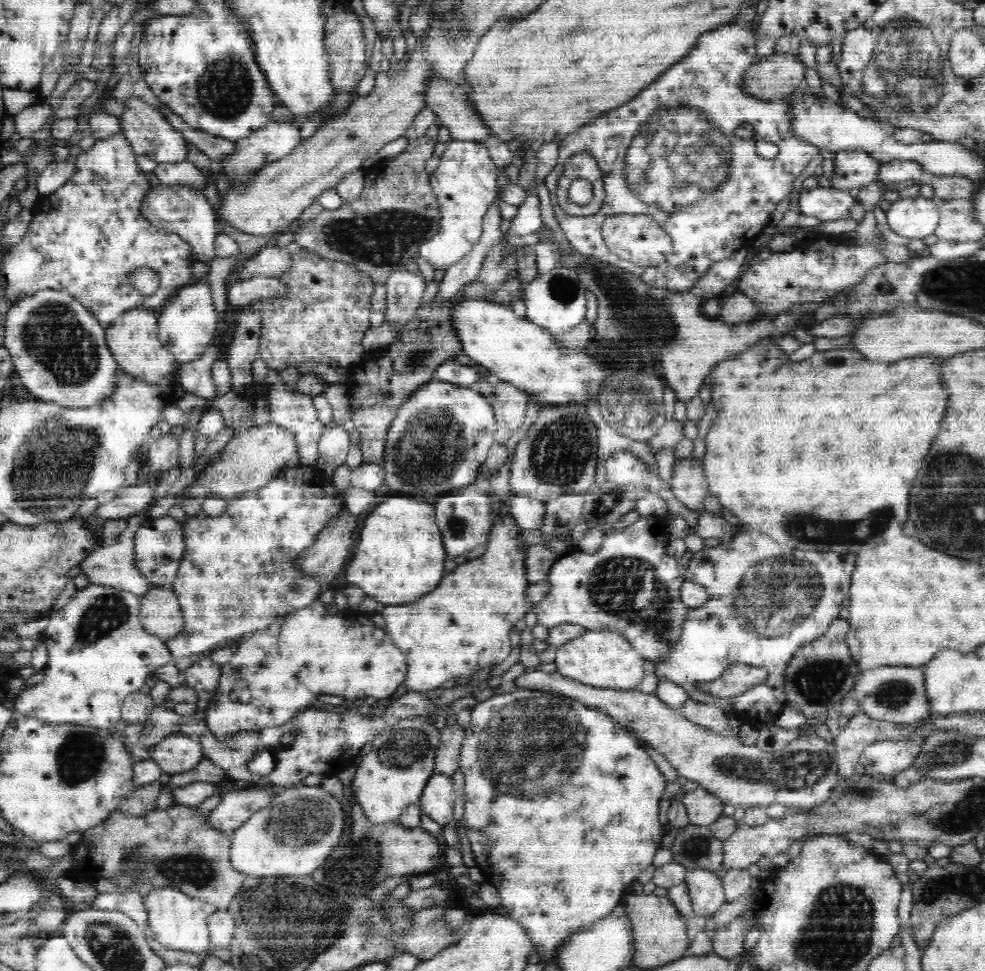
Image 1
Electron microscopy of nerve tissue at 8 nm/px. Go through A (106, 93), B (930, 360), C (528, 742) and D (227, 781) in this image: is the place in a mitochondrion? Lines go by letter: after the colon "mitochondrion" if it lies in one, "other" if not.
A: other
B: other
C: mitochondrion
D: other

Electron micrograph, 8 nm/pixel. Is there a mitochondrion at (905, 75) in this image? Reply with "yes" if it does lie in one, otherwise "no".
yes

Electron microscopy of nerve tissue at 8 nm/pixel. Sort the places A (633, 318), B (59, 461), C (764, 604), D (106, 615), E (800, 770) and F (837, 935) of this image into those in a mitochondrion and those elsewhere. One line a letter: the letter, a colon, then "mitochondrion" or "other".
A: mitochondrion
B: mitochondrion
C: mitochondrion
D: mitochondrion
E: mitochondrion
F: mitochondrion

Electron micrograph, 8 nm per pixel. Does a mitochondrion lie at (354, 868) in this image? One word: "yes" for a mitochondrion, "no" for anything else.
yes

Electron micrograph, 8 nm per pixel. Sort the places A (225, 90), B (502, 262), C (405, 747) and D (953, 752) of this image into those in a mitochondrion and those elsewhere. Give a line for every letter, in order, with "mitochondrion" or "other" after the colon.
A: mitochondrion
B: mitochondrion
C: mitochondrion
D: mitochondrion

